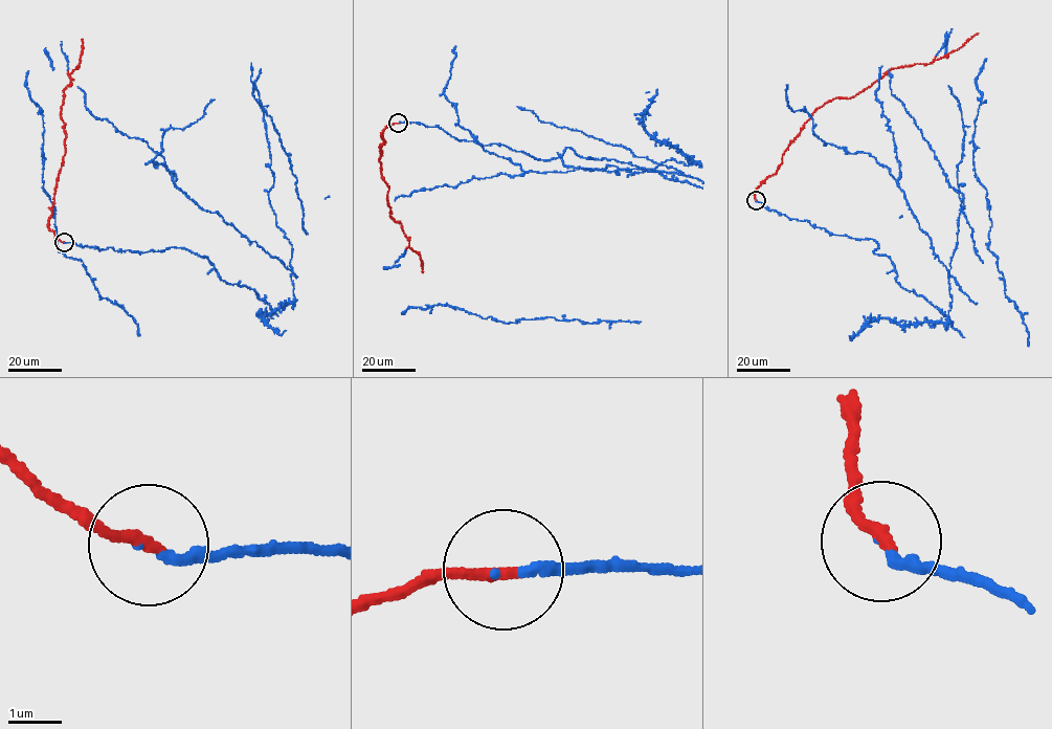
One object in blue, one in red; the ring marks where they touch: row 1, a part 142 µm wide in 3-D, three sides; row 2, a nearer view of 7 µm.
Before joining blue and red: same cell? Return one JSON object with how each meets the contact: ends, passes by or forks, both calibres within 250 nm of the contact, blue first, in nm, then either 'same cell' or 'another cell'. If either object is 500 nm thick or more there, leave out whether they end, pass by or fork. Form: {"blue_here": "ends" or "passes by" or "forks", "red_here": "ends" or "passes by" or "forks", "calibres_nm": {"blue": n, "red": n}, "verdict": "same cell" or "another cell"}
{"blue_here": "ends", "red_here": "ends", "calibres_nm": {"blue": 140, "red": 220}, "verdict": "same cell"}

